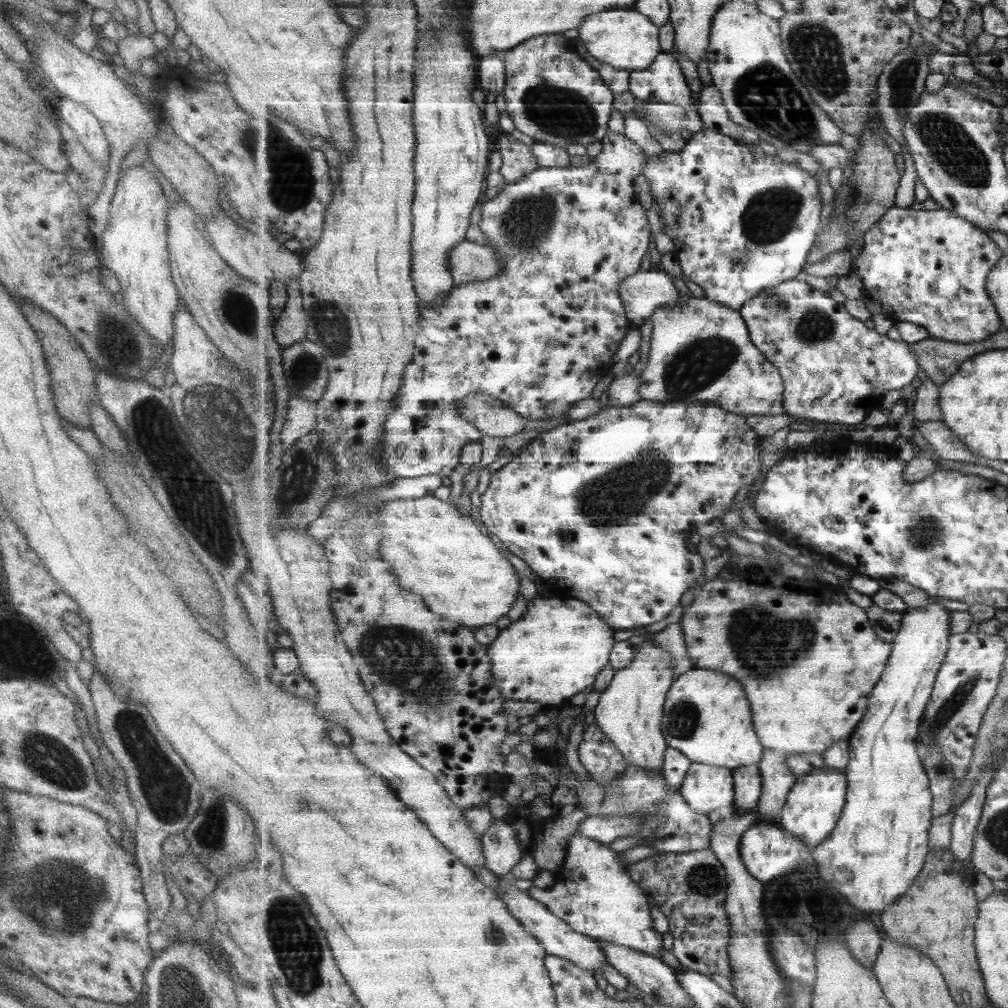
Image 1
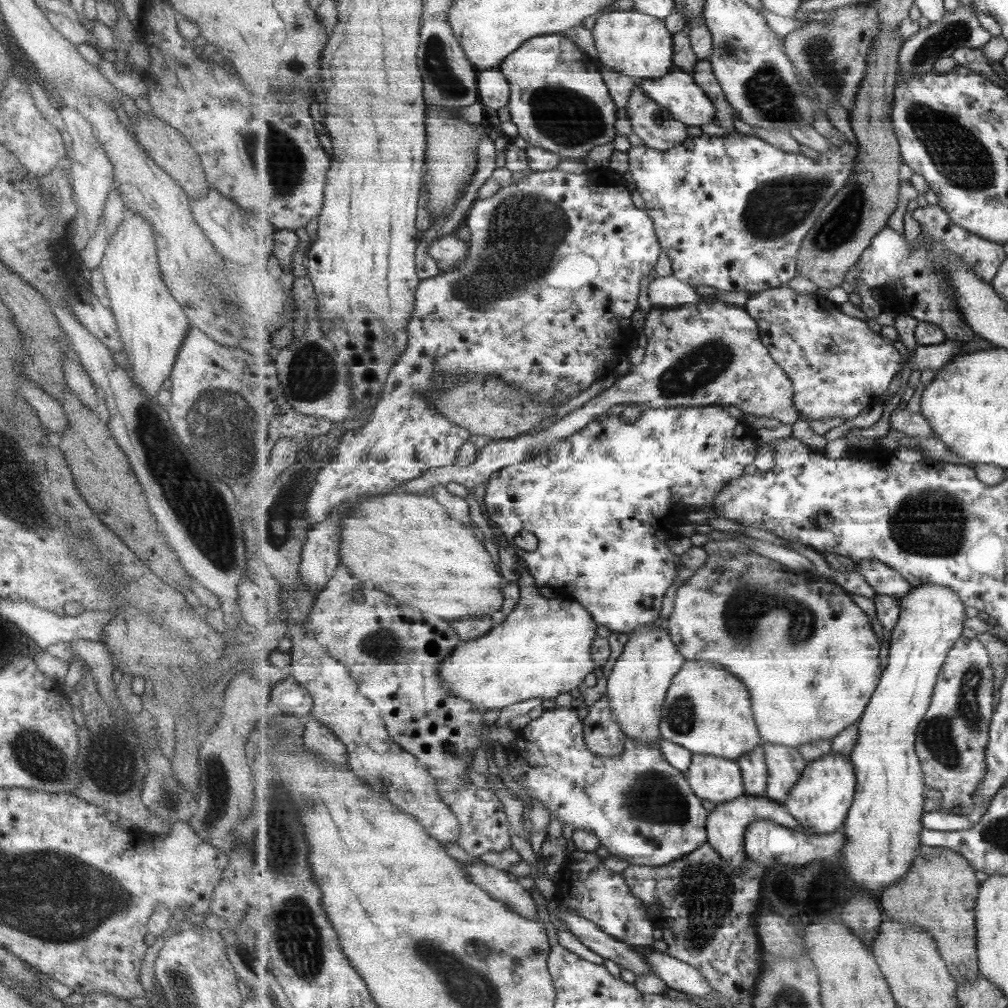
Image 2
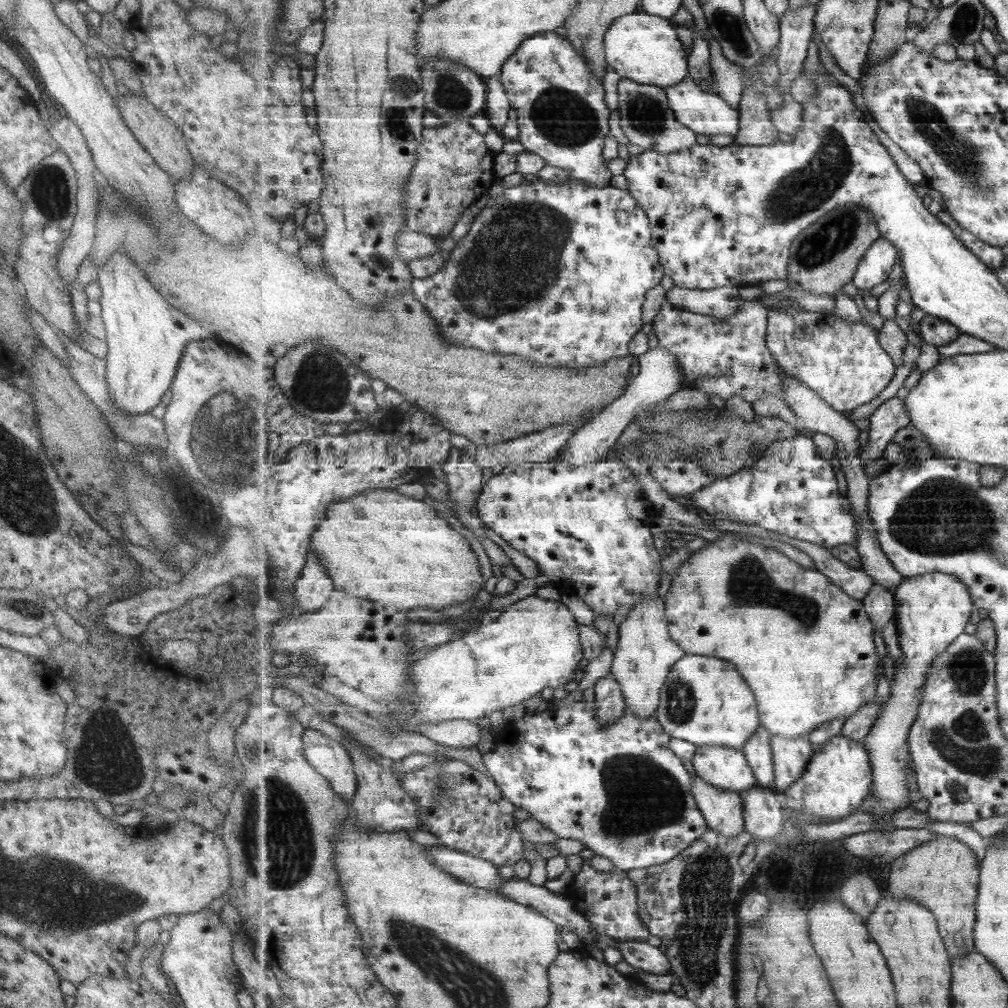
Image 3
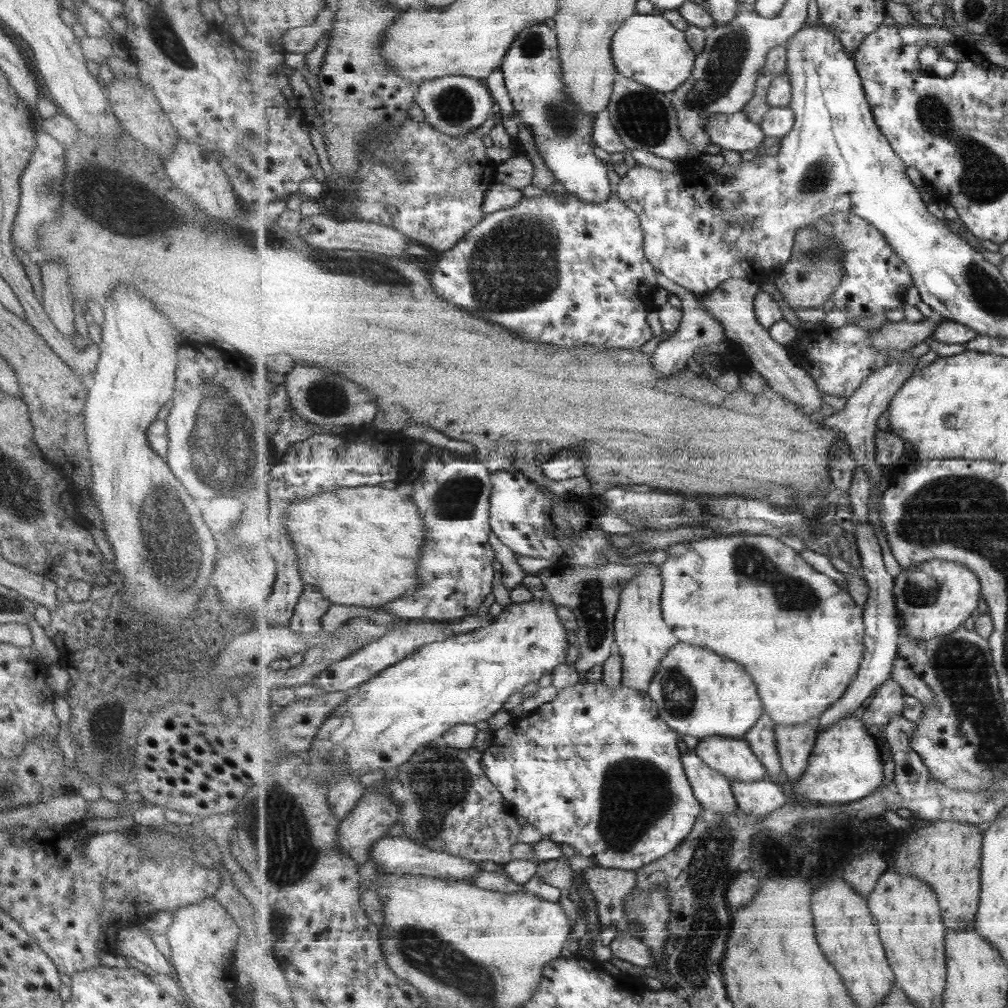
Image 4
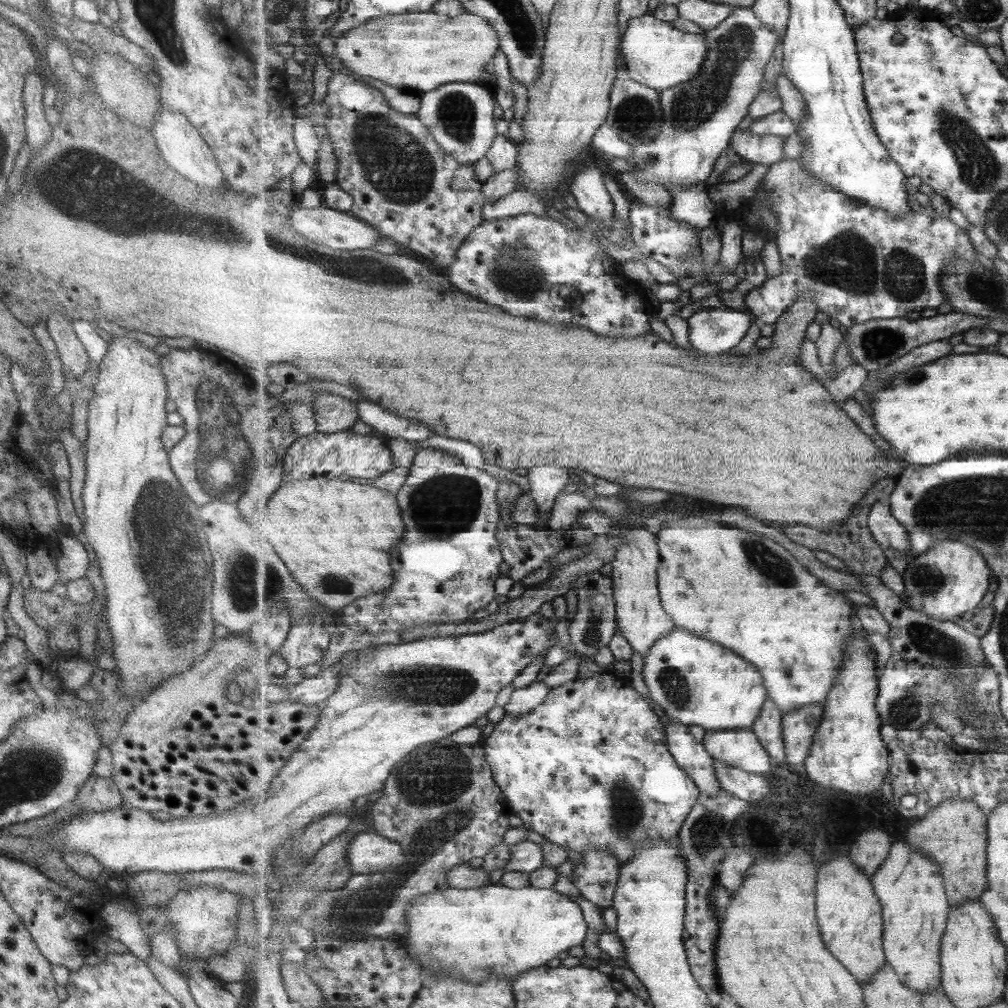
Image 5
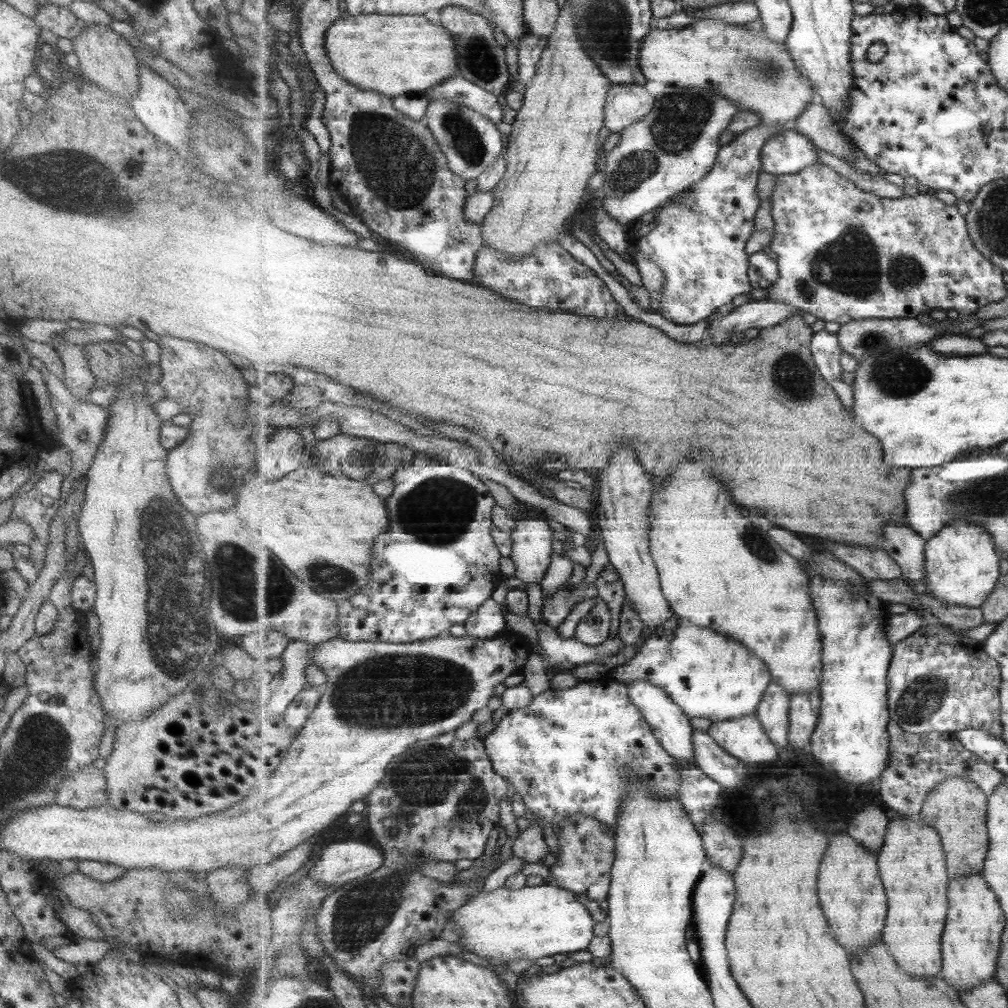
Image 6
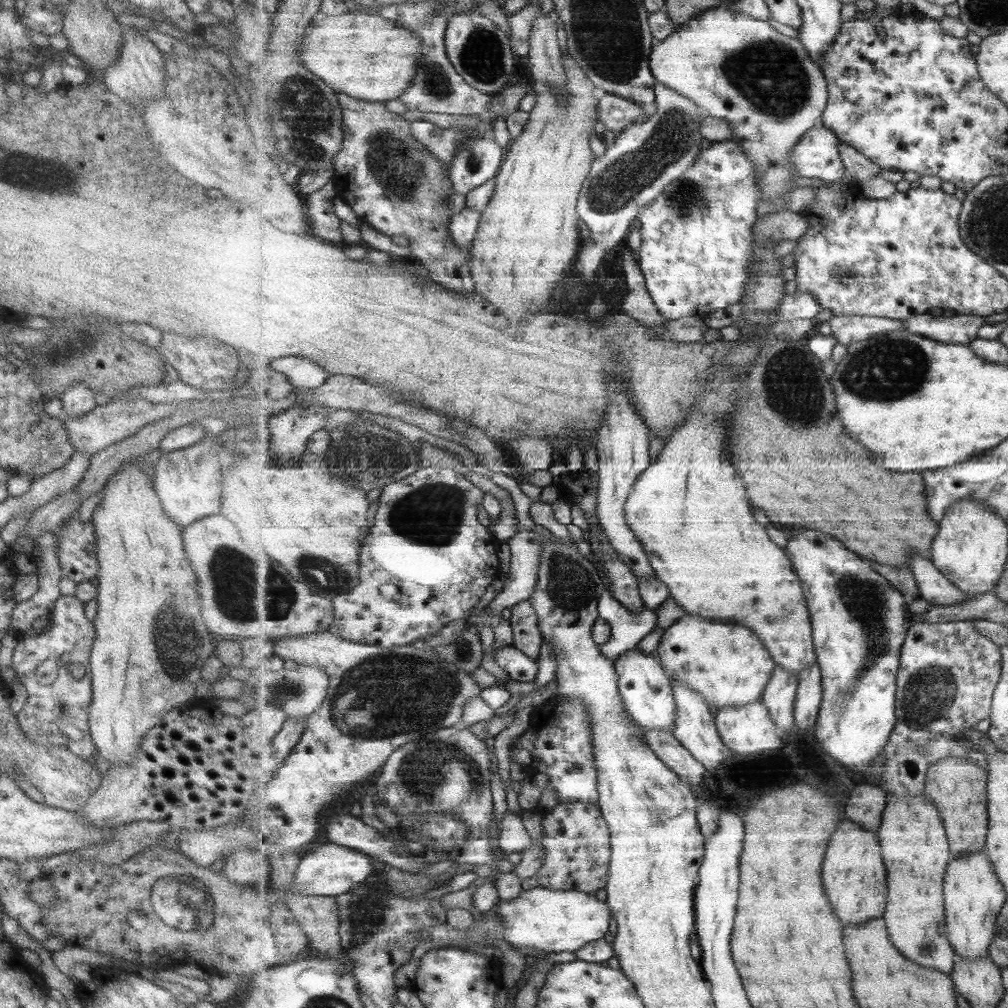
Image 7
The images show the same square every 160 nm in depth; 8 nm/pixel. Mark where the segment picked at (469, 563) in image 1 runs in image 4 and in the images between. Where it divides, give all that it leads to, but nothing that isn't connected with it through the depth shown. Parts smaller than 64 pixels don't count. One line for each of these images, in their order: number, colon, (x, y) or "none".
2: (408, 545)
3: (381, 545)
4: (343, 536)

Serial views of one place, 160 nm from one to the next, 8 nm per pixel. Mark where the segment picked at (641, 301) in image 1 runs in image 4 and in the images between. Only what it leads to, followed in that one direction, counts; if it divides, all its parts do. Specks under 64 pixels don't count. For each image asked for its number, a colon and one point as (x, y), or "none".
2: (668, 291)
3: (720, 303)
4: (732, 303)

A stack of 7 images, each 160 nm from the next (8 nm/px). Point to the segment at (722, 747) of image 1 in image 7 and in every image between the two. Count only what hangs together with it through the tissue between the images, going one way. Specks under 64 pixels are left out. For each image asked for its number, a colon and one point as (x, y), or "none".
2: (708, 710)
3: (706, 701)
4: (699, 693)
5: (695, 681)
6: (709, 675)
7: (728, 664)

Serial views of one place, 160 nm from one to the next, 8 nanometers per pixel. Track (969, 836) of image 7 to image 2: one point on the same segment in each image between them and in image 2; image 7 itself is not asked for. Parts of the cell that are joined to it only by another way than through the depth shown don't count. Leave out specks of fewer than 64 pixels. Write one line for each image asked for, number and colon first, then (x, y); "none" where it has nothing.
2: (942, 882)
3: (944, 874)
4: (948, 856)
5: (955, 834)
6: (958, 809)

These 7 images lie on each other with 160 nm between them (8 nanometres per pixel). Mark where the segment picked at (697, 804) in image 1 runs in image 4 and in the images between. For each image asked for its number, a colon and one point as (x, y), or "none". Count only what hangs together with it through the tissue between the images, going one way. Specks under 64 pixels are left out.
2: (713, 778)
3: (727, 768)
4: (734, 758)

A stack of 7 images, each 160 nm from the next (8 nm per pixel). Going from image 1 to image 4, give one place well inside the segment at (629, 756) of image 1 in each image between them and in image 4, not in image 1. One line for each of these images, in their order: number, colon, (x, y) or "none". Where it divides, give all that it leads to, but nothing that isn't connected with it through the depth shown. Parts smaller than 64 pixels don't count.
2: (643, 674)
3: (646, 653)
4: (643, 638)

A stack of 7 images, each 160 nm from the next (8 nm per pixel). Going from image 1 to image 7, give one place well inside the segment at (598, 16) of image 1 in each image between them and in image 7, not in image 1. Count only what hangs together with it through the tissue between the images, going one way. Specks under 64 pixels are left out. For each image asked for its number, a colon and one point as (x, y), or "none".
2: (638, 45)
3: (641, 47)
4: (649, 49)
5: (656, 54)
6: (751, 69)
7: (740, 69)

